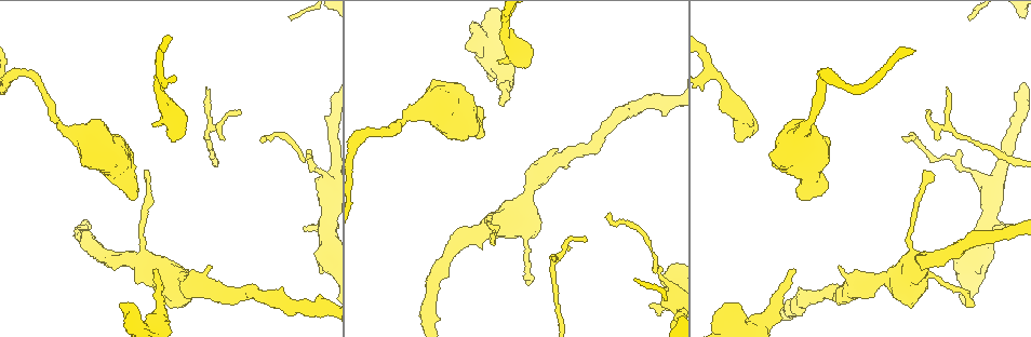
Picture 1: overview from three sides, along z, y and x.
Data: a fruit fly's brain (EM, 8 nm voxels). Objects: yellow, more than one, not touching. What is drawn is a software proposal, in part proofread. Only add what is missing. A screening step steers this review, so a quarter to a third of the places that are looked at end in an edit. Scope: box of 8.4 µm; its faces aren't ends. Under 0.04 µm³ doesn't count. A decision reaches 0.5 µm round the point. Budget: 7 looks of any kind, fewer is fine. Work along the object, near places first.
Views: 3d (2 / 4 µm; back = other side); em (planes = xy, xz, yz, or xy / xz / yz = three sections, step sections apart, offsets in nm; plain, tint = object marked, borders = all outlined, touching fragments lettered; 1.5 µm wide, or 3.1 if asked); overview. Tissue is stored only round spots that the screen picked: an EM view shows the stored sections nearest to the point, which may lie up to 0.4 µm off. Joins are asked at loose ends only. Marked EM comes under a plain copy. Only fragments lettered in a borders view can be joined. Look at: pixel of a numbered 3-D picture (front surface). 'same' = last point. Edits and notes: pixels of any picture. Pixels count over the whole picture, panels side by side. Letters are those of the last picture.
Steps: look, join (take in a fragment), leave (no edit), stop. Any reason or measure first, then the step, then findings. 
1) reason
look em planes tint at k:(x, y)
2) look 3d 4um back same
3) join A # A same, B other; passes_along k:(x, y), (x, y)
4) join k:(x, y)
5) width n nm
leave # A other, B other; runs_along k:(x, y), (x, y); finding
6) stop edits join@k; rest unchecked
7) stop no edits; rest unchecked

free end
look 3d 4um at 1:(155, 125)

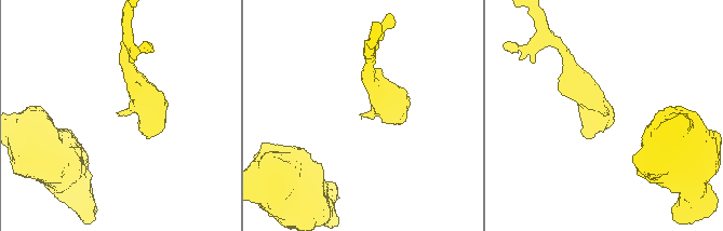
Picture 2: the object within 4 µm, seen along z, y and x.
shape alone is not enough
look em xz step 4 tint at 2:(605, 116)

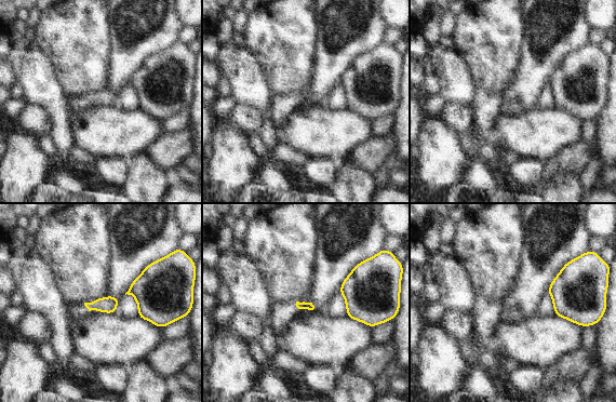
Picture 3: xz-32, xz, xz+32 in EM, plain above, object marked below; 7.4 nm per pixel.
look em xy step 8 borders same

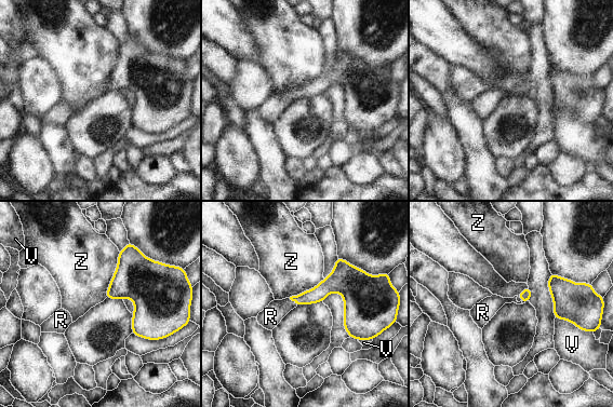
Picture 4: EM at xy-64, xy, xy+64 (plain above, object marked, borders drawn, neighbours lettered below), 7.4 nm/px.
join R # R same, V other, Z other; passes_along 4:(318, 294), (294, 302), (270, 316); it goes on there

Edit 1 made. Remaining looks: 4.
look overview

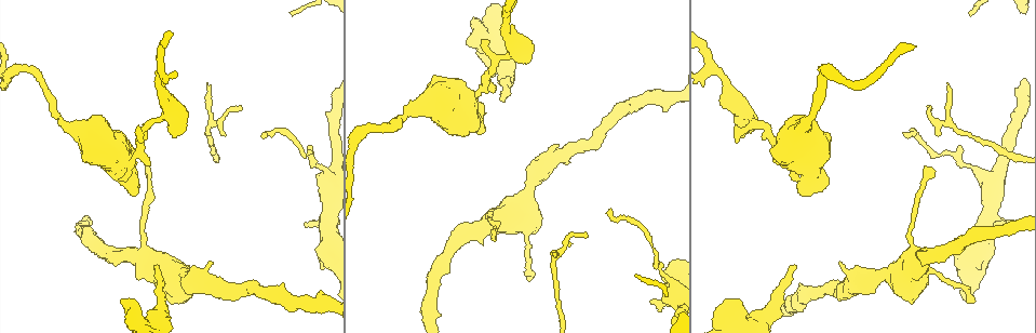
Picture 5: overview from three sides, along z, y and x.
tapers out
look 3d 2um at 5:(147, 169)

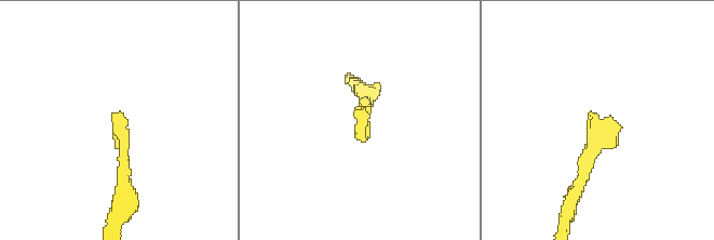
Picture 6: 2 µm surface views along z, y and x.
look em planes borders at 6:(115, 121)

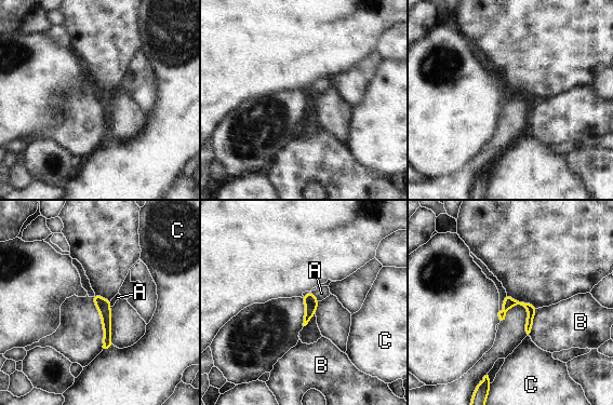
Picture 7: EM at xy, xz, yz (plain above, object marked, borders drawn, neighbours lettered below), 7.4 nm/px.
longest_contact B 200 nm
join A # A same, B other, C other; the cell continues

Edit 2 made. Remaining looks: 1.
end of a long branch
look em planes borders at 5:(263, 133)

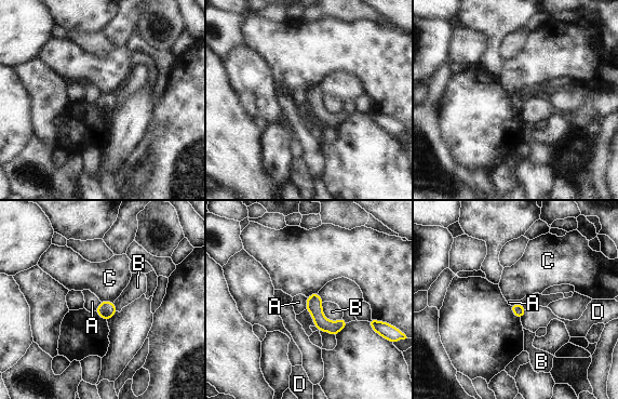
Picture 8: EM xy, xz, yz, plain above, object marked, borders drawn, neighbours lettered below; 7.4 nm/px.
width 100 nm
leave # A other, B other, C other, D other; none of them fits

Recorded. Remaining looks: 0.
stop edits join@4, join@7; rest unchecked

